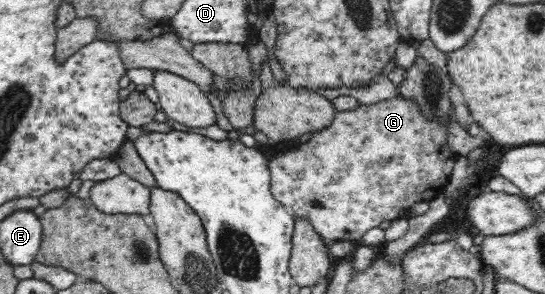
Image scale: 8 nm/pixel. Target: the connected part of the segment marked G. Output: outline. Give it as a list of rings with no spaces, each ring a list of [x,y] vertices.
[[[392,98],[371,105],[361,105],[355,110],[338,111],[332,125],[298,148],[268,159],[270,166],[270,189],[286,211],[296,218],[310,221],[321,239],[330,246],[332,241],[361,240],[371,227],[382,221],[406,217],[418,201],[430,201],[442,195],[452,173],[457,155],[447,147],[444,125],[428,121],[413,101]]]

